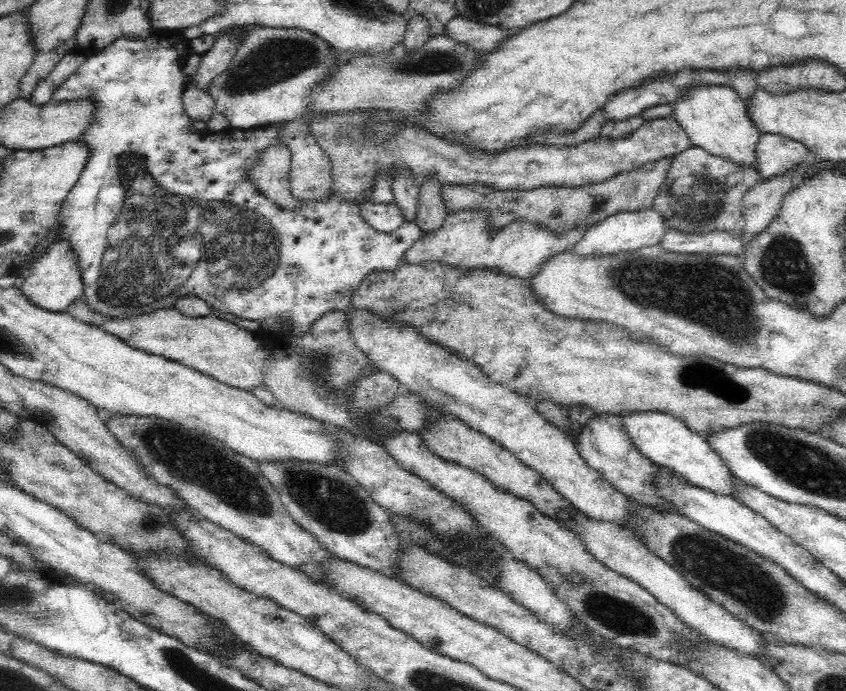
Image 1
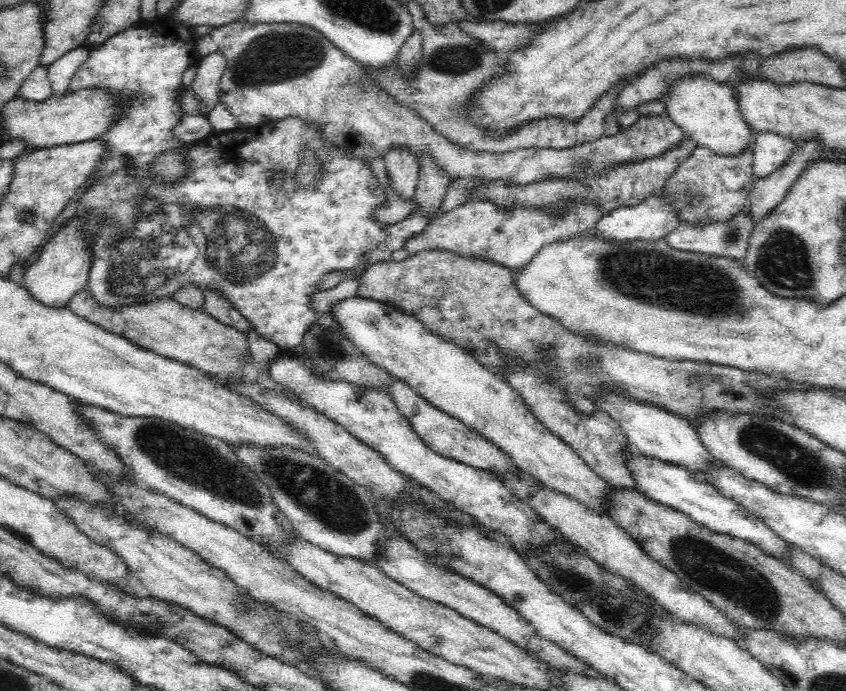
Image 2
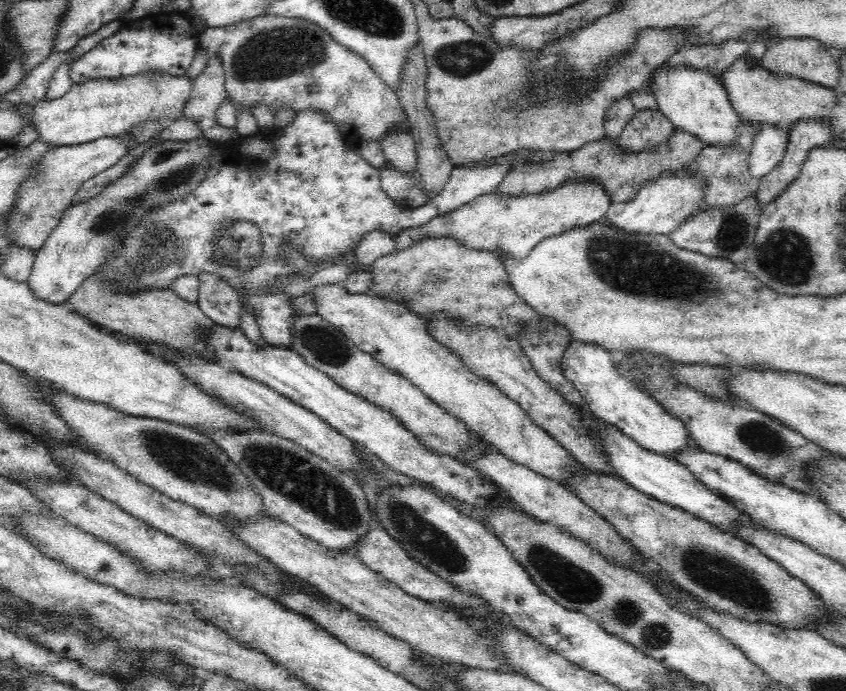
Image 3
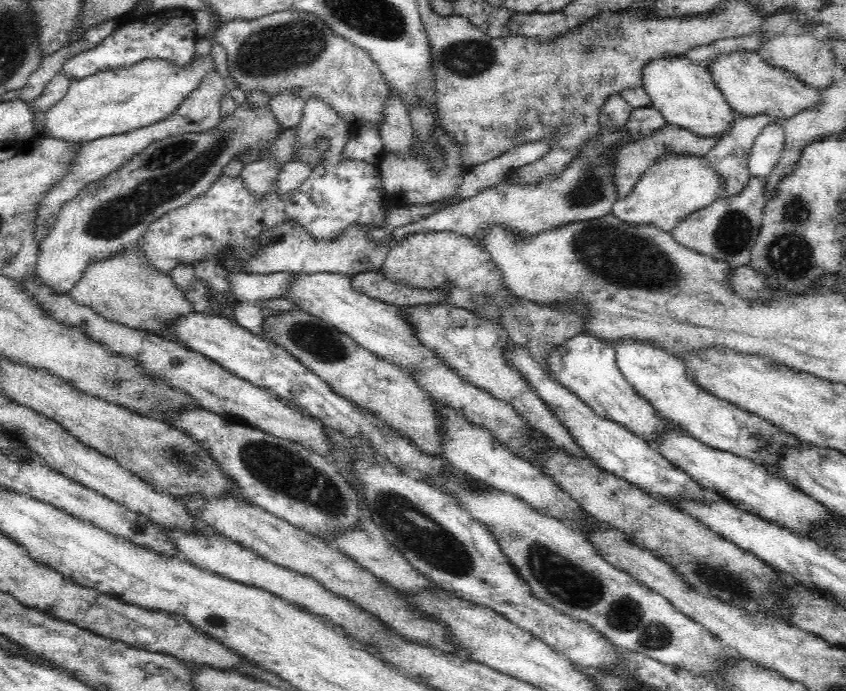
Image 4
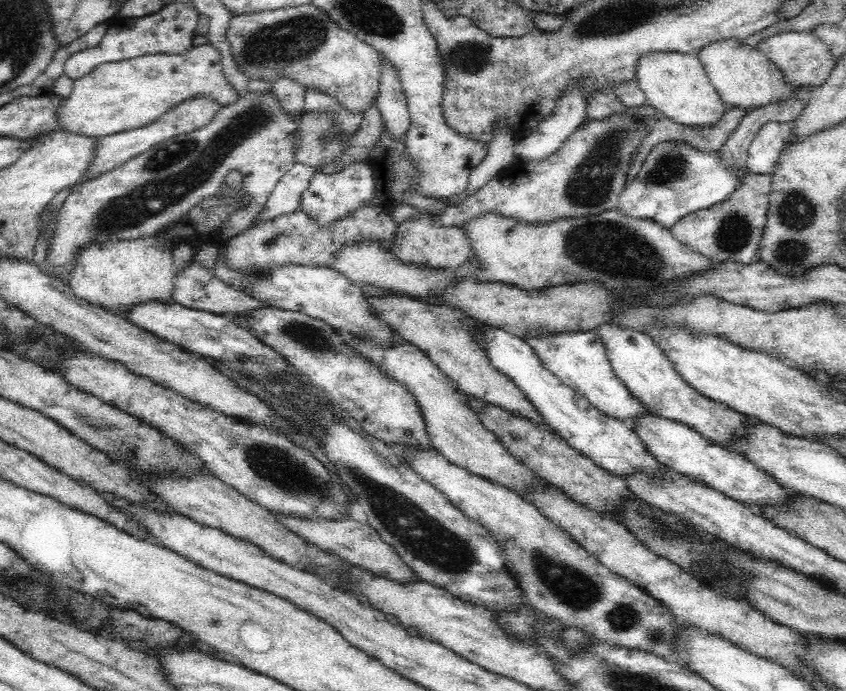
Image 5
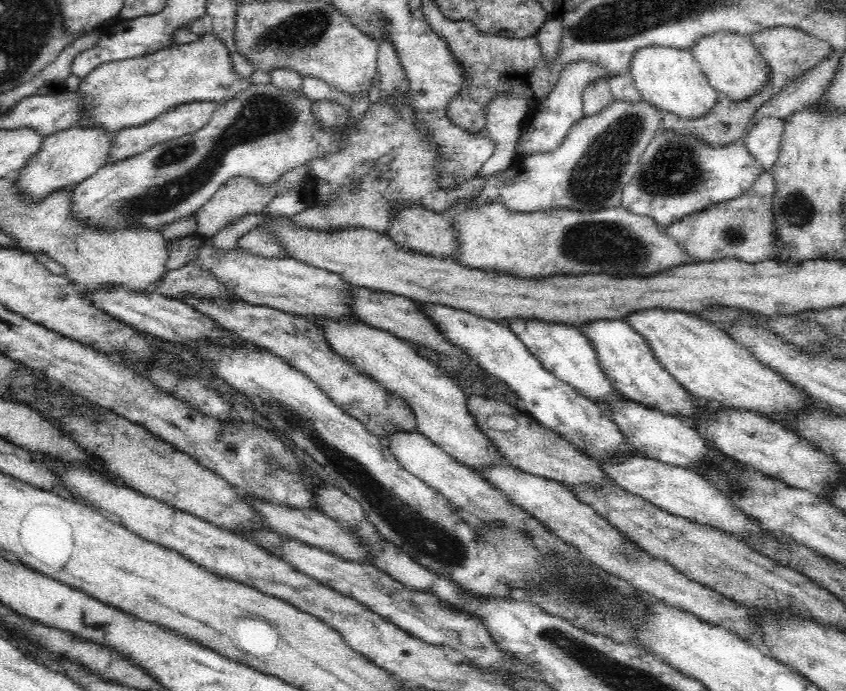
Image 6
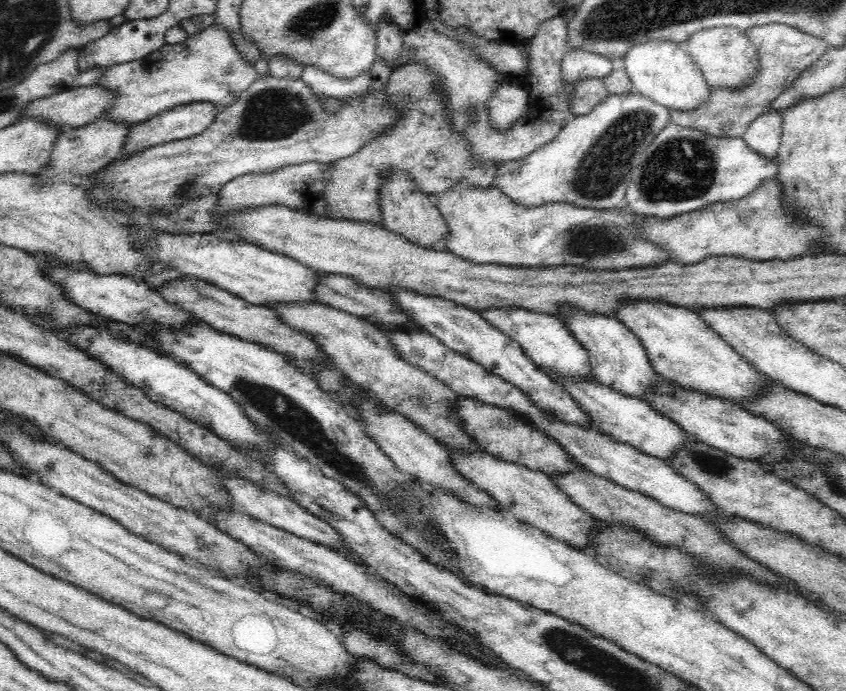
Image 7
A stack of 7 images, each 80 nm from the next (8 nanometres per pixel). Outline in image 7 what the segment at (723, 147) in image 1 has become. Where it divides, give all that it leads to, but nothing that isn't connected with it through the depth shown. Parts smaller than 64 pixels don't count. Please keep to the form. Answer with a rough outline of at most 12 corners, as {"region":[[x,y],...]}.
{"region":[[682,43],[632,46],[621,67],[635,92],[690,111],[708,84]]}

